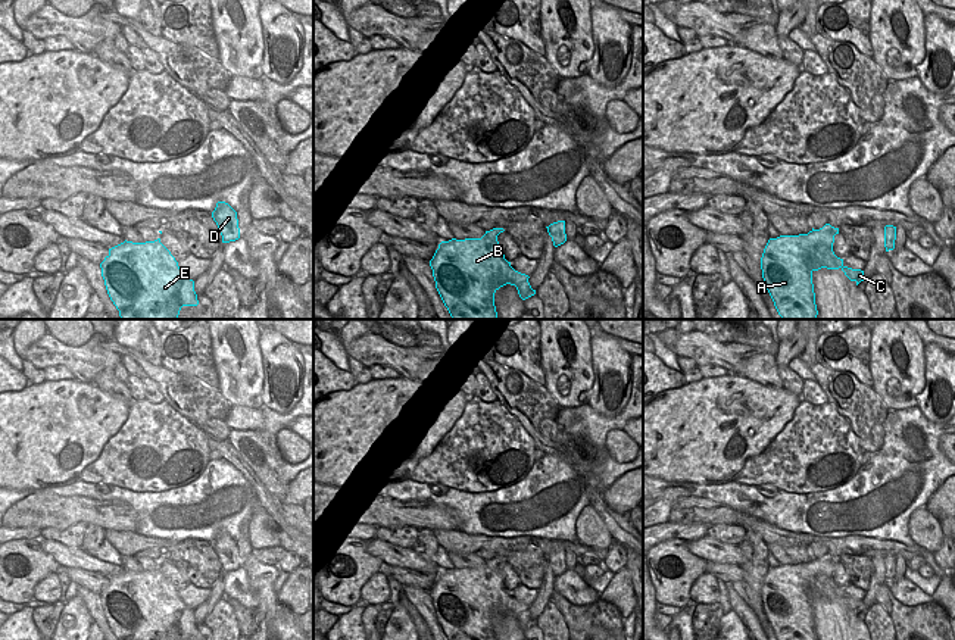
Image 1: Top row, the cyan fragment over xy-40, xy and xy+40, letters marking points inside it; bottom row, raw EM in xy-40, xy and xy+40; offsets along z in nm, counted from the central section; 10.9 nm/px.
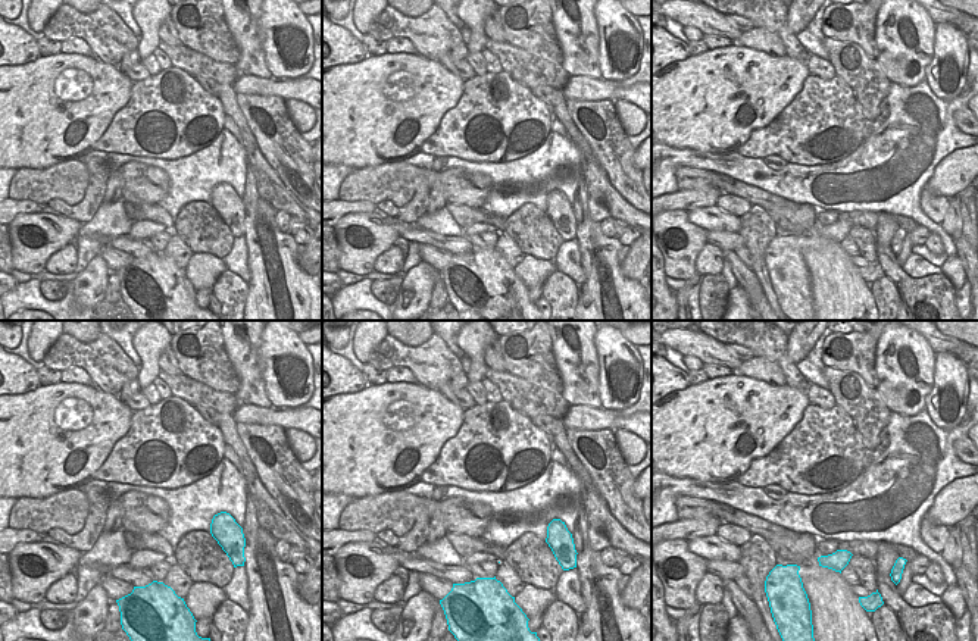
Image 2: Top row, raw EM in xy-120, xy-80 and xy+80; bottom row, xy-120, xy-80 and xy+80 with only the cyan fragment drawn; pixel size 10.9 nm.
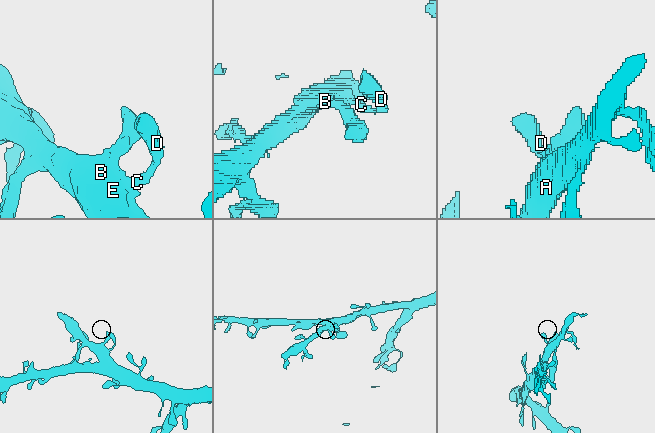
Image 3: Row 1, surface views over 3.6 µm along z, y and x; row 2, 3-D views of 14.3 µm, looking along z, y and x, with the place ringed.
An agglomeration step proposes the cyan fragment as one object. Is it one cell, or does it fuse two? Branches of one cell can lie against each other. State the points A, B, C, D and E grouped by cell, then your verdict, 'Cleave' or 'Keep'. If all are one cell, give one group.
Groups: A B C D E. Keep.

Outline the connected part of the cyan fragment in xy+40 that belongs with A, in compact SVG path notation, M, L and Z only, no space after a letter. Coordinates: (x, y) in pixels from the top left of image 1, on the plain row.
M826 553L808 563L780 565L770 568L761 599L765 616L777 640L817 640L812 602L821 597L842 599L855 611L867 611L864 600L843 594L843 589L833 581L834 565L839 558Z

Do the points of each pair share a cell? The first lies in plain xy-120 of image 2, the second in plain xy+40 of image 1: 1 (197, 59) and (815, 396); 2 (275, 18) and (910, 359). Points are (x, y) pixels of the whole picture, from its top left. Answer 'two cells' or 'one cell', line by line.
1: two cells
2: two cells

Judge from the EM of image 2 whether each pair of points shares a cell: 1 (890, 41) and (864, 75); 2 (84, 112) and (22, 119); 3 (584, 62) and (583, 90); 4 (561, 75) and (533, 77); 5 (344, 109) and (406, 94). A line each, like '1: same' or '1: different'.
1: different
2: same
3: different
4: same
5: same

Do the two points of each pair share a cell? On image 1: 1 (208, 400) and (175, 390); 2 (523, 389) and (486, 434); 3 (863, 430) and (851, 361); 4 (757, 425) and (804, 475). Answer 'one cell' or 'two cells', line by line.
1: one cell
2: two cells
3: two cells
4: two cells

